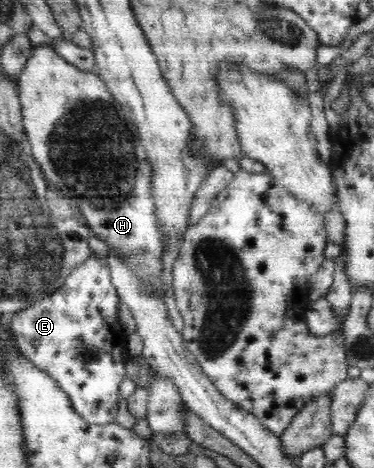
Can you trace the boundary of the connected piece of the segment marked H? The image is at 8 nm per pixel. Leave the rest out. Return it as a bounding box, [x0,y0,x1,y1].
[17,44,165,298]

